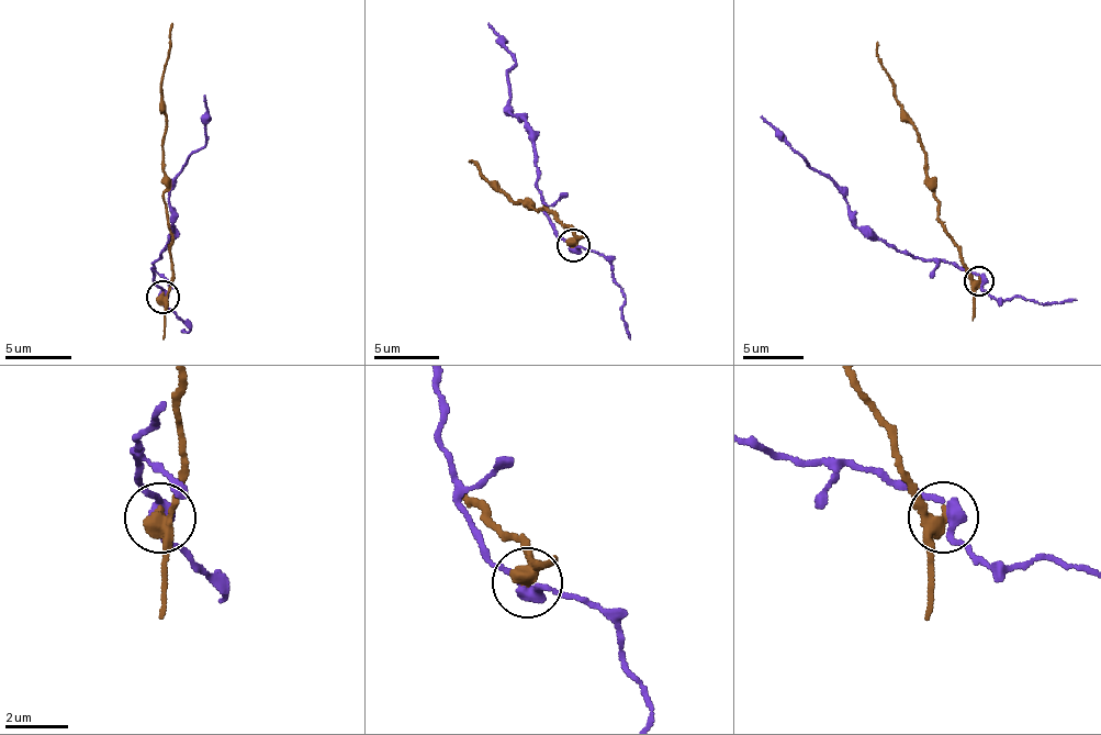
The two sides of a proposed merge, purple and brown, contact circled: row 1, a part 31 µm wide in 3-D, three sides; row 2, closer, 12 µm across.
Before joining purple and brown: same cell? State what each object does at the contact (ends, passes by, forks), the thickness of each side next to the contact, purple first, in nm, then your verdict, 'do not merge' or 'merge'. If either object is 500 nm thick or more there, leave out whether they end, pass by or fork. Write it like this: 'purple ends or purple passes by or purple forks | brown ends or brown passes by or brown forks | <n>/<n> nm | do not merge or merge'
purple passes by | brown passes by | 360/400 nm | do not merge

